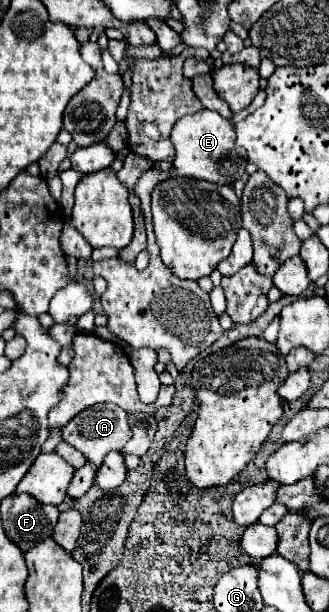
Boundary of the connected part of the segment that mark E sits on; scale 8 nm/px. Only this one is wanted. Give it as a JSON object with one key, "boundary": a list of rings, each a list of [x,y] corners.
{"boundary":[[[201,109],[195,115],[181,117],[171,131],[171,143],[177,151],[173,161],[177,175],[221,185],[233,185],[245,173],[247,151],[235,143],[235,129],[231,121],[221,117],[217,111]]]}

